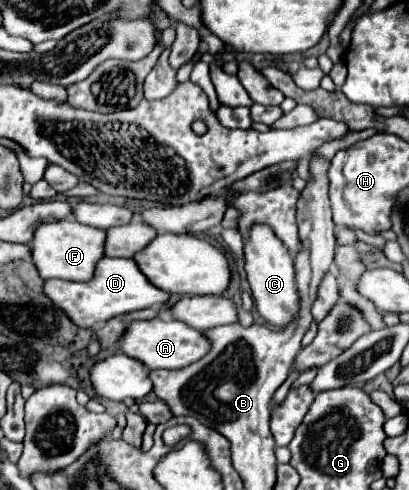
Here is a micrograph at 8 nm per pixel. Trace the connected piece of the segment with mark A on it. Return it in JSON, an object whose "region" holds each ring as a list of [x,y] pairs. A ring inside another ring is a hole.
{"region":[[[151,319],[151,321],[133,321],[121,335],[117,349],[143,363],[147,369],[181,369],[201,359],[209,351],[209,341],[203,337],[201,331],[181,321]]]}

